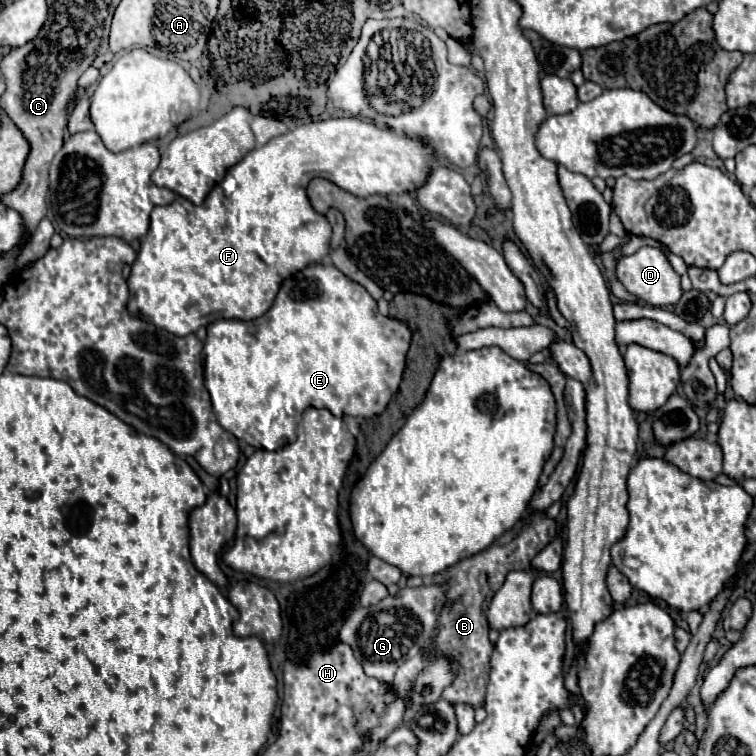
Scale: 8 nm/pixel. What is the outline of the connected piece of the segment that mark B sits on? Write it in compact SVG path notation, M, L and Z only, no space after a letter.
M538 515L518 539L506 541L506 543L494 543L486 551L462 559L460 563L448 567L444 573L438 573L432 577L432 583L436 585L448 585L446 591L446 603L438 615L436 629L438 635L434 643L426 649L426 653L436 655L436 657L448 657L458 663L456 677L442 691L442 699L448 703L466 703L472 707L480 707L484 703L486 695L486 685L488 685L488 673L490 673L490 653L492 653L492 643L488 639L488 623L486 623L486 607L490 605L492 595L502 587L506 575L512 569L528 569L530 561L534 559L536 553L540 553L552 539L556 537L556 523L548 515Z

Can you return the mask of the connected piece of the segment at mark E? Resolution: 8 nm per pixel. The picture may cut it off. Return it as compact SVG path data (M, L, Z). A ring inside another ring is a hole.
M312 263L308 267L304 267L302 271L290 275L288 279L282 281L282 287L276 295L274 305L270 307L270 311L258 319L252 321L238 321L238 319L220 319L208 325L208 337L204 343L204 381L206 381L206 389L212 397L212 407L216 413L218 423L230 431L234 437L238 437L240 441L250 443L256 449L268 449L268 451L276 451L288 443L294 443L296 439L296 427L302 419L302 413L306 407L318 407L318 409L330 409L334 417L342 419L342 415L352 415L352 417L374 417L380 415L386 405L390 403L390 399L394 397L394 393L400 387L402 381L402 371L406 367L406 353L410 347L410 339L412 339L412 331L408 327L406 321L400 319L392 319L386 317L378 311L376 301L372 299L372 295L356 281L348 279L340 269L336 269L332 263Z

